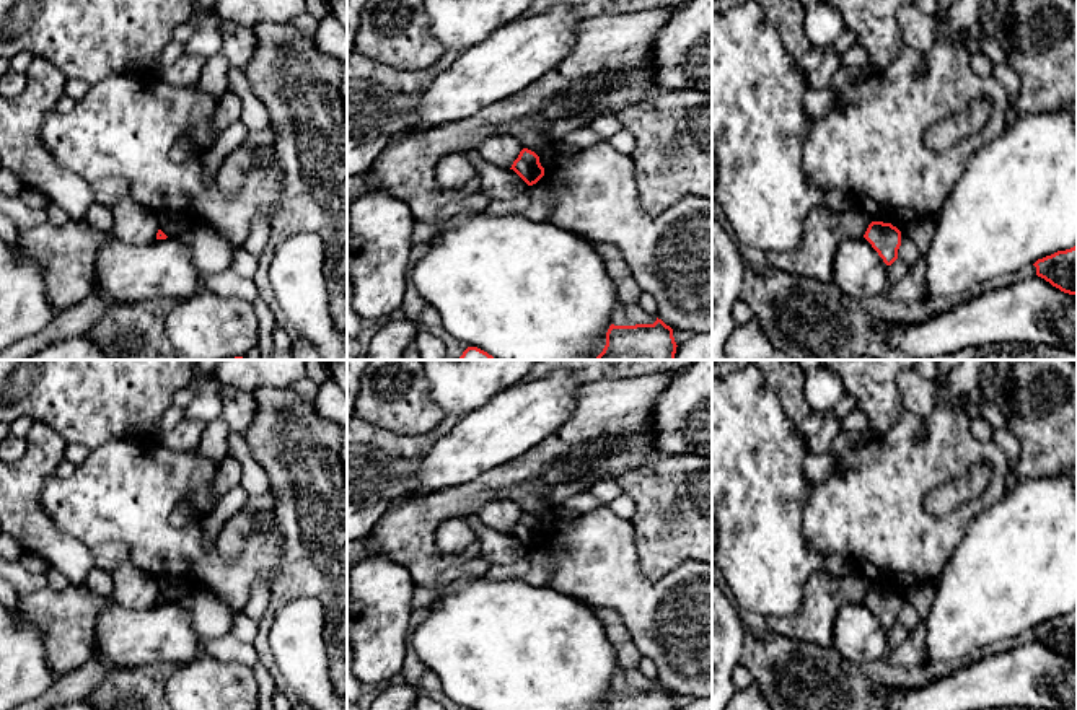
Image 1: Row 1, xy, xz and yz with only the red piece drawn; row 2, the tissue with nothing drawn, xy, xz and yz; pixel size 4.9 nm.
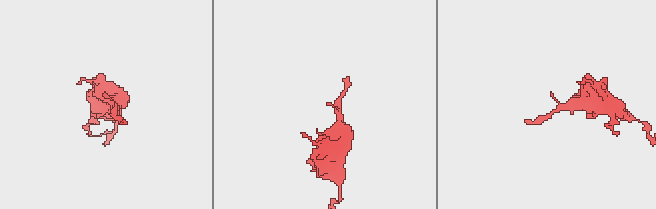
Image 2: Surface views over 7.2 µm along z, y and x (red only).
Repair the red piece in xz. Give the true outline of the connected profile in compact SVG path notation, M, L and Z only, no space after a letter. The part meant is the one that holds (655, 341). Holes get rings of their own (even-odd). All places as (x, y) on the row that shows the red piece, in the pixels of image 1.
M657 318L653 324L614 326L595 360L675 360L673 329Z

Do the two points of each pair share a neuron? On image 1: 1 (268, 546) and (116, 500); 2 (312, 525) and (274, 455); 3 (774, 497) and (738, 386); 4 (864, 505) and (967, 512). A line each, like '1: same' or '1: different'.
1: same
2: same
3: same
4: same

